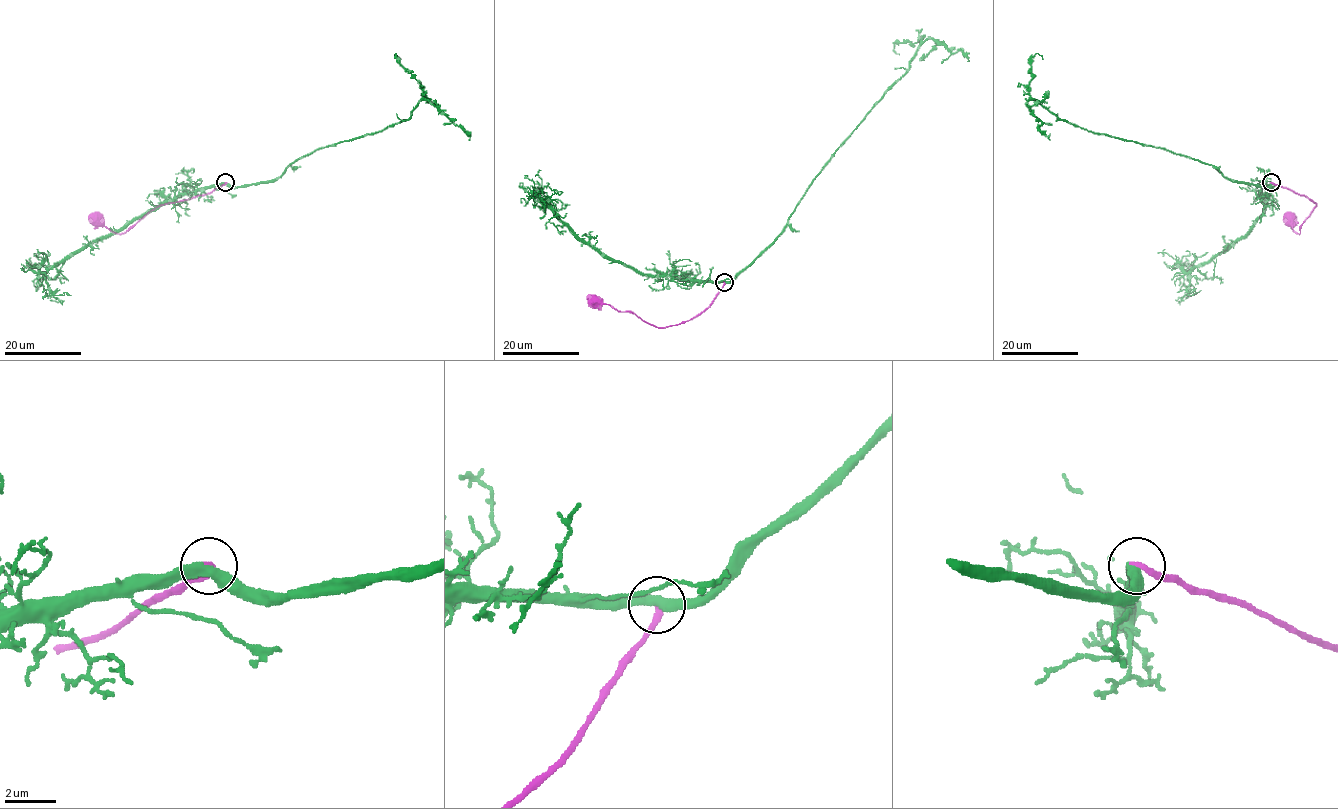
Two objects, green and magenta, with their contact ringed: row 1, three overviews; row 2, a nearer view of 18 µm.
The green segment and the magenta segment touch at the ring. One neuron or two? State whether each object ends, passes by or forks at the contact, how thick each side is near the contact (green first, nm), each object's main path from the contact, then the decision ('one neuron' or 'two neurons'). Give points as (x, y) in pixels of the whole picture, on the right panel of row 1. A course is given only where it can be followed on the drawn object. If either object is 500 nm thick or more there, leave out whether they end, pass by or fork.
green passes by; magenta ends there; 400 nm thick on the green side, 280 nm on the other; green runs (1271, 182), (1259, 187), (1231, 181), (1211, 165), (1163, 149), (1094, 133), (1030, 100), (1027, 106), (1050, 140); magenta runs (1271, 182), (1304, 195), (1315, 204), (1300, 225), (1299, 234), (1286, 222), (1288, 219); one neuron

